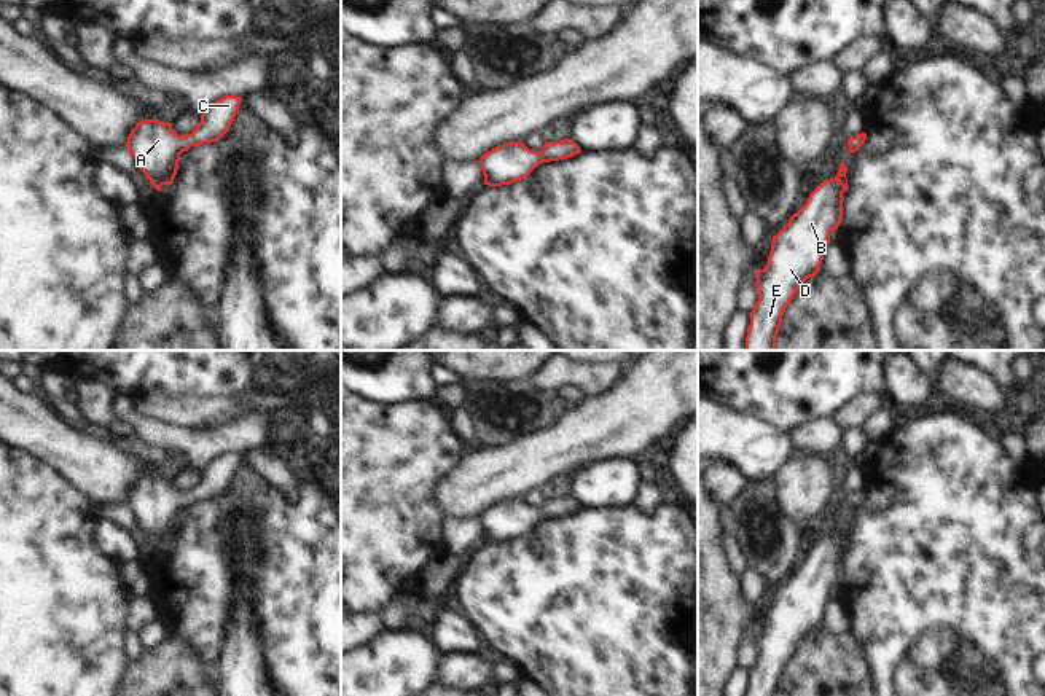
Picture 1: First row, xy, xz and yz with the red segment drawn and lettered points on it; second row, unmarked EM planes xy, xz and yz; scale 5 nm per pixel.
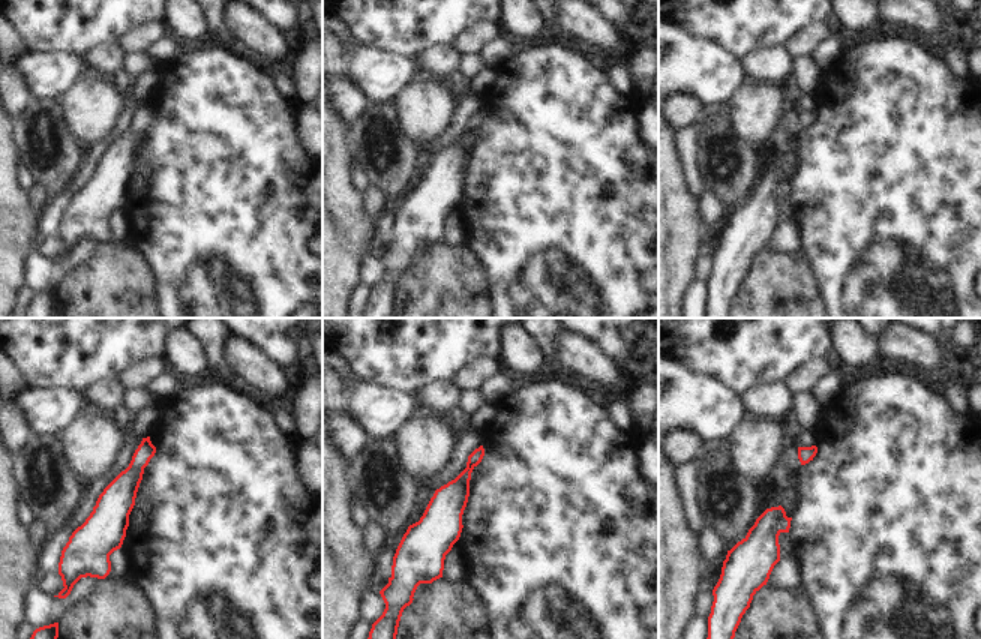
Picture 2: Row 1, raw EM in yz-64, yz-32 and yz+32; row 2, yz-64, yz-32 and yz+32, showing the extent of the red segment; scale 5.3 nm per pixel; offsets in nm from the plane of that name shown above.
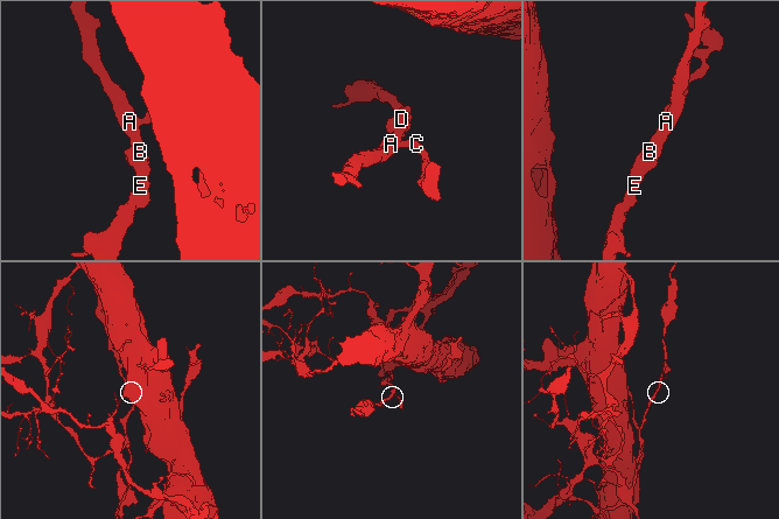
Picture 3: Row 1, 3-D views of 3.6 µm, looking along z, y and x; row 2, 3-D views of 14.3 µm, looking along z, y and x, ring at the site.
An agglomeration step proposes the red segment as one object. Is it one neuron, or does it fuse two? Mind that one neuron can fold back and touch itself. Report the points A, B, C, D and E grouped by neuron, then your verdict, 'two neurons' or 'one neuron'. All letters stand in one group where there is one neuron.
groups A B C D E; one neuron

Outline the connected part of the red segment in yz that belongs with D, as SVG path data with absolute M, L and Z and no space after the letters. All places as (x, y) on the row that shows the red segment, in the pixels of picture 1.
M841 162L838 175L822 182L773 236L768 263L757 271L758 301L750 312L744 350L776 350L785 307L800 285L819 272L830 233L841 223L843 193L847 191L846 170Z

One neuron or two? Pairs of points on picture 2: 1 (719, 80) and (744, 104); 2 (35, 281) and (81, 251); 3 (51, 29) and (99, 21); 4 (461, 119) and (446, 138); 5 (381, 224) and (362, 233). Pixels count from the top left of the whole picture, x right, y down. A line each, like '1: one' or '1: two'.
1: two
2: one
3: one
4: one
5: two

